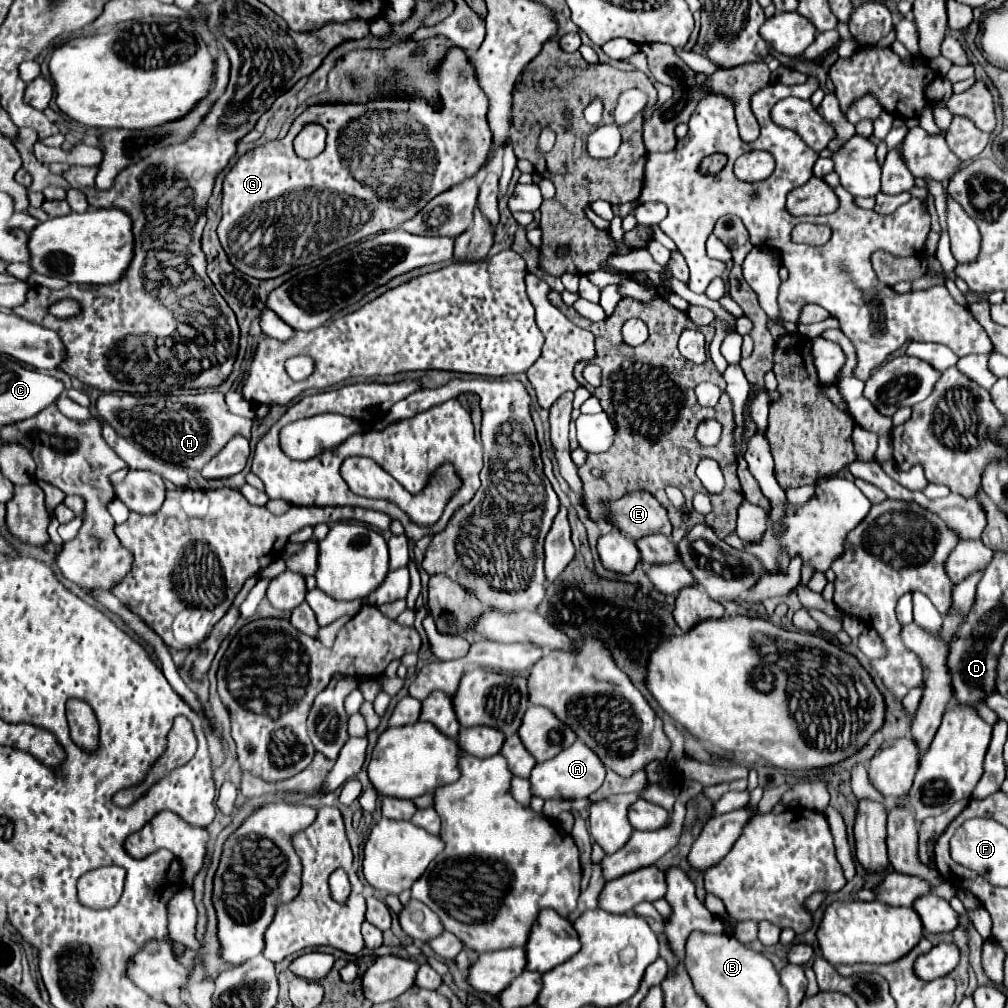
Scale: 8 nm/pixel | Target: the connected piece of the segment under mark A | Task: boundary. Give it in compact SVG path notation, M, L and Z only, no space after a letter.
M575 740L573 746L561 750L561 754L557 754L555 758L537 764L531 770L529 782L531 782L531 794L543 800L549 800L549 798L579 800L595 792L603 784L603 778L605 778L605 766L601 766L601 760L597 758L597 754L593 754L593 750L589 750L581 740Z

